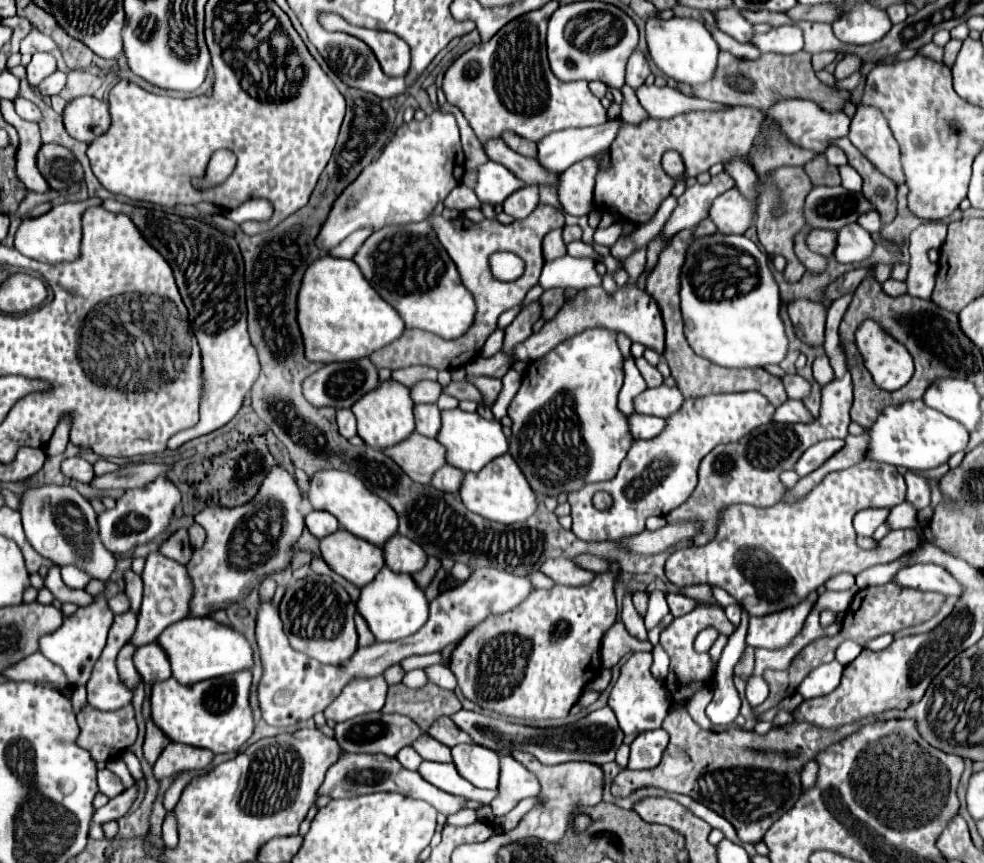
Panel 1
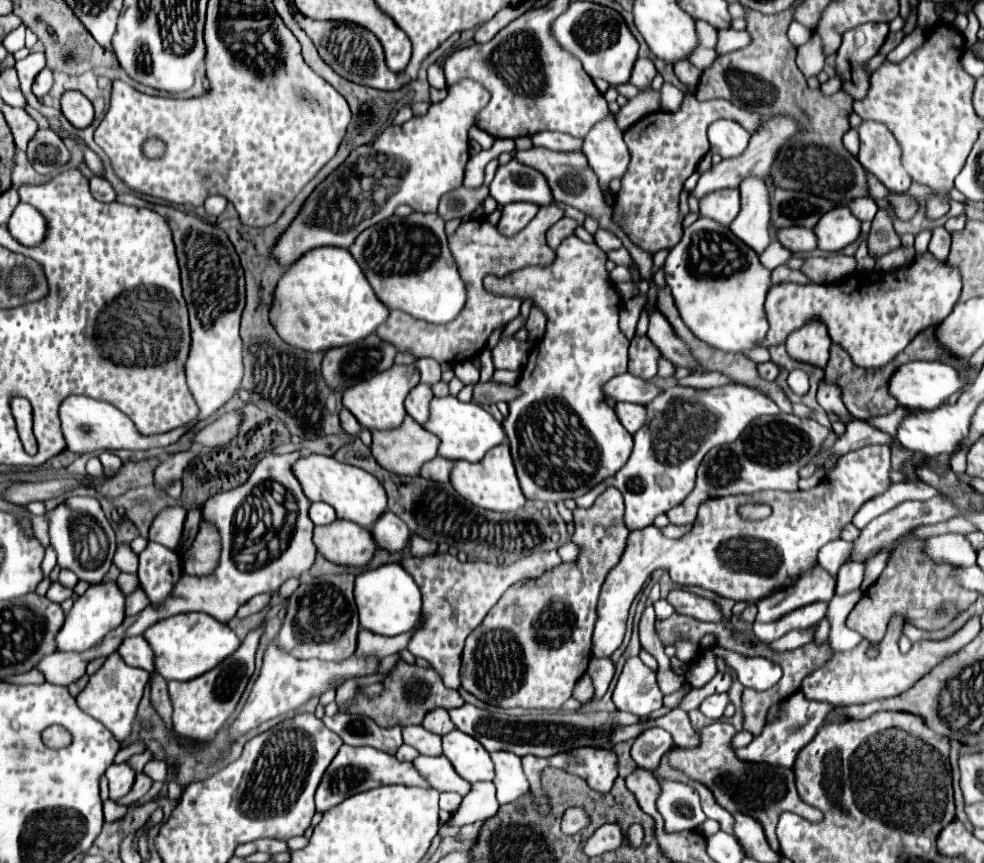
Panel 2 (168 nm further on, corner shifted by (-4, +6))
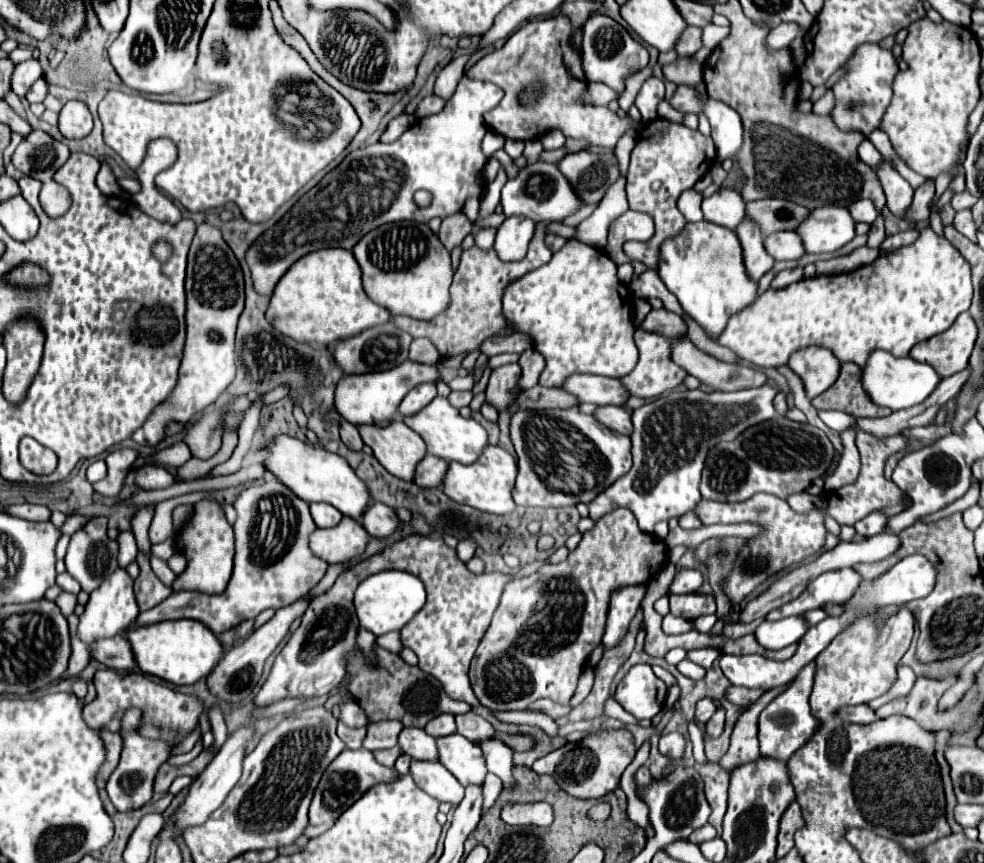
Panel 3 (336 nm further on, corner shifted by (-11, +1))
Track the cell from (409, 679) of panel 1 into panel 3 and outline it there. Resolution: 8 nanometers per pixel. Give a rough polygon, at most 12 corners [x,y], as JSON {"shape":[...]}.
{"shape":[[399,631],[377,637],[377,645],[391,653],[403,647]]}

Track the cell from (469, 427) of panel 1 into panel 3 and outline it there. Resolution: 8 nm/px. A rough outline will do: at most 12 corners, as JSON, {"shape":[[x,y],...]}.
{"shape":[[439,395],[403,417],[429,455],[473,463],[487,431]]}

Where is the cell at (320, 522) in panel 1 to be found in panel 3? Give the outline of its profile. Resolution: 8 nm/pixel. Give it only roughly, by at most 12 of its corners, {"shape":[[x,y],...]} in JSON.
{"shape":[[329,503],[309,507],[317,527],[333,527],[343,513]]}

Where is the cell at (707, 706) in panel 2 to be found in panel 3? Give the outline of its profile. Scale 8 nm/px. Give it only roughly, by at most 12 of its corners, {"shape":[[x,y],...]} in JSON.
{"shape":[[699,699],[695,705],[695,719],[707,723],[715,713],[711,699]]}

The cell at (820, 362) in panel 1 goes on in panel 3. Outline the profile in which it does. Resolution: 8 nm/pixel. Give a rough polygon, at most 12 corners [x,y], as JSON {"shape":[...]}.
{"shape":[[855,427],[843,431],[845,451],[825,491],[853,483],[861,469]]}

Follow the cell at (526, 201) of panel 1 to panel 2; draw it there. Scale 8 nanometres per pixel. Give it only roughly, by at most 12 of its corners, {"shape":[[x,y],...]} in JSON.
{"shape":[[512,202],[502,208],[498,228],[514,236],[538,212],[532,202]]}

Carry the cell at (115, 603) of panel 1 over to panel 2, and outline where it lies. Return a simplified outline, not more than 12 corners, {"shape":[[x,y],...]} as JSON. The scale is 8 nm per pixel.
{"shape":[[136,574],[118,576],[118,588],[124,596],[140,586]]}

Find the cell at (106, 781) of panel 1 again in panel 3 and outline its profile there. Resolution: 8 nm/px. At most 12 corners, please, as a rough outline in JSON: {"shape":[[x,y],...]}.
{"shape":[[143,713],[121,717],[123,751],[105,791],[117,811],[143,807],[173,745],[143,737]]}

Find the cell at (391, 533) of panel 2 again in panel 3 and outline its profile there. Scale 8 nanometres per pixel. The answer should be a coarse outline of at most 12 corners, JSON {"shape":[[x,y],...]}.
{"shape":[[371,501],[361,525],[373,537],[387,537],[399,519],[385,503]]}

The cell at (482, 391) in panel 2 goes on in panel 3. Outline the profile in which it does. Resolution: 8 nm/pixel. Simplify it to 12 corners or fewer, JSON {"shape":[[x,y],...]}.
{"shape":[[541,385],[517,399],[523,409],[571,409],[577,397]]}

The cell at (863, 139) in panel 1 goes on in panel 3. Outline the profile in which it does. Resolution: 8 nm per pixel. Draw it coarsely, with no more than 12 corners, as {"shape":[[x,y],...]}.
{"shape":[[885,159],[875,169],[889,211],[905,219],[913,187]]}

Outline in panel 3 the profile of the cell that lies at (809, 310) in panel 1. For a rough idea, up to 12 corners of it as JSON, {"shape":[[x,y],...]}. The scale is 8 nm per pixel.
{"shape":[[809,347],[789,359],[813,399],[835,383],[841,363]]}

